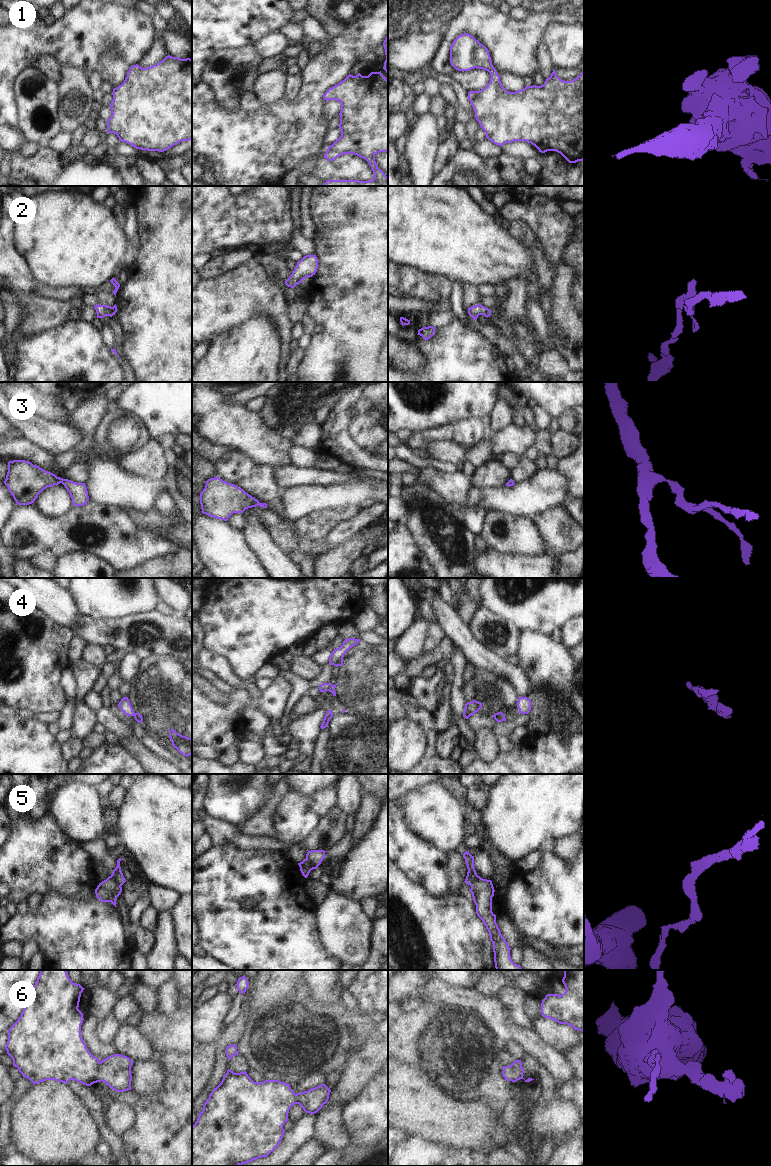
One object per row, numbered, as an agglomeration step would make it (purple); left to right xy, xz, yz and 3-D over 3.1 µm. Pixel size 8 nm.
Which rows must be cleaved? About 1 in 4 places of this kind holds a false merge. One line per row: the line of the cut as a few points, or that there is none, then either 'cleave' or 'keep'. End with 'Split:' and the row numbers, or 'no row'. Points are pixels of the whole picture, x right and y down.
1: no cut | keep
2: no cut | keep
3: no cut | keep
4: xy (135, 713), (133, 715) | cleave
5: xy (110, 876), (120, 886) | cleave
6: no cut | keep
Split: 4, 5

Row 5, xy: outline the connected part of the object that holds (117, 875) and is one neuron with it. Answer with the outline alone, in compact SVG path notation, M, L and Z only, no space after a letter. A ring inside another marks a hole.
M121 858L117 860L117 866L113 870L111 877L116 881L118 885L122 886L126 882L126 879L124 878L123 873L121 871L120 861Z

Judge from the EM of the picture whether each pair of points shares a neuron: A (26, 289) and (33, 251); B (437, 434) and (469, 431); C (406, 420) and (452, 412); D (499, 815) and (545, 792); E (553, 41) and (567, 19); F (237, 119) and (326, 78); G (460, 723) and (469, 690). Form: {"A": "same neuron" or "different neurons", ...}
{"A": "different neurons", "B": "same neuron", "C": "same neuron", "D": "same neuron", "E": "different neurons", "F": "same neuron", "G": "different neurons"}

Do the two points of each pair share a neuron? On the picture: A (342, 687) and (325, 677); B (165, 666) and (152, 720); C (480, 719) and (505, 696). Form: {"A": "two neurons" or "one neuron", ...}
{"A": "two neurons", "B": "one neuron", "C": "two neurons"}

